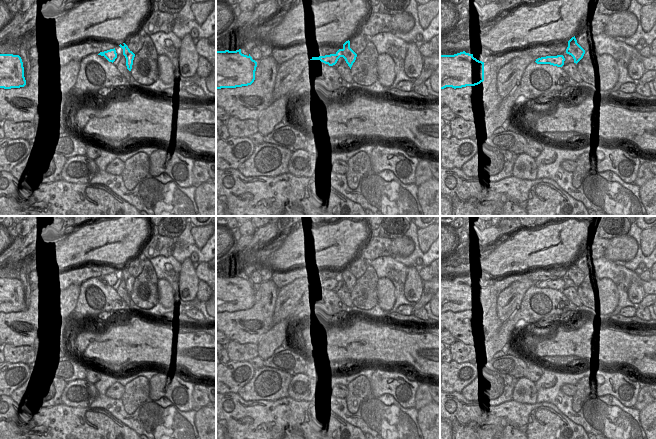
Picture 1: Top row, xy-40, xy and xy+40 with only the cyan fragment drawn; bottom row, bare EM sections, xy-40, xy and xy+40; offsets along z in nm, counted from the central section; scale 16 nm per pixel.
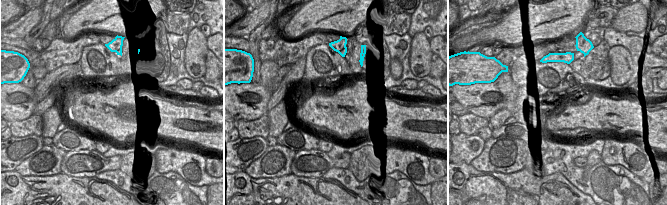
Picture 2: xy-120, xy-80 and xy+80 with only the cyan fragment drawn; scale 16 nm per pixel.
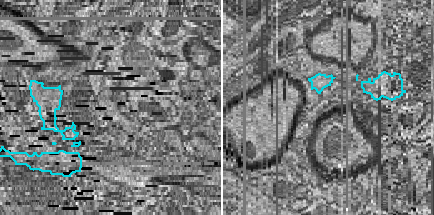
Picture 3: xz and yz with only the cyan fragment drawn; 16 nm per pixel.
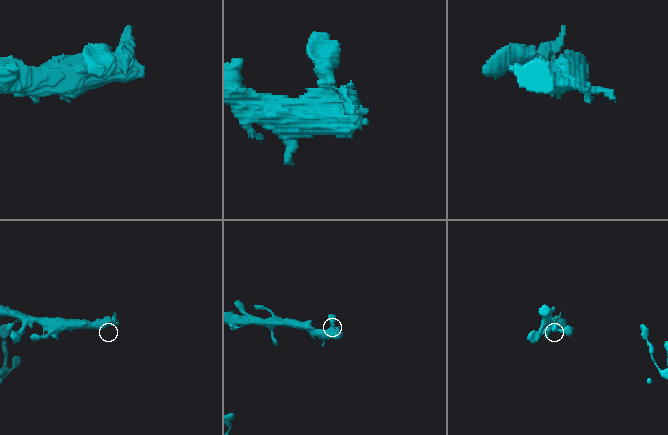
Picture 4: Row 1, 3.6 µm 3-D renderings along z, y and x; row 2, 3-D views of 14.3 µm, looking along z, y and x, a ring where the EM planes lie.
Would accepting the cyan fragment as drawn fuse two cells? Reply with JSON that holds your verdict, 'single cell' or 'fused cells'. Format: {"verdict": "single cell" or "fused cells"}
{"verdict": "single cell"}

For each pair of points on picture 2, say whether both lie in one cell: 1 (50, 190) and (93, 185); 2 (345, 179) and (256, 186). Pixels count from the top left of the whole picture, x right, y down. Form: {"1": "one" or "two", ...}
{"1": "one", "2": "two"}

